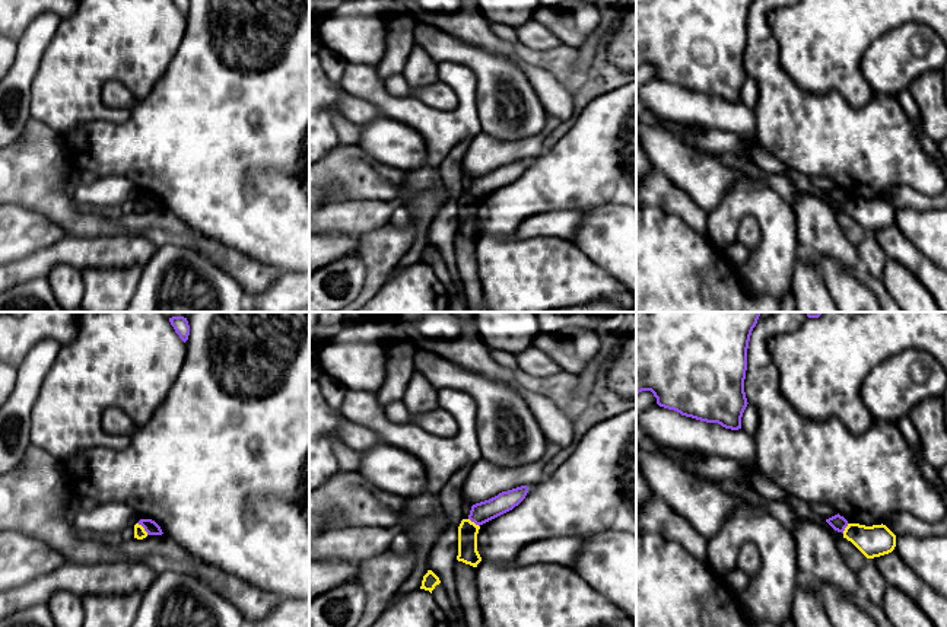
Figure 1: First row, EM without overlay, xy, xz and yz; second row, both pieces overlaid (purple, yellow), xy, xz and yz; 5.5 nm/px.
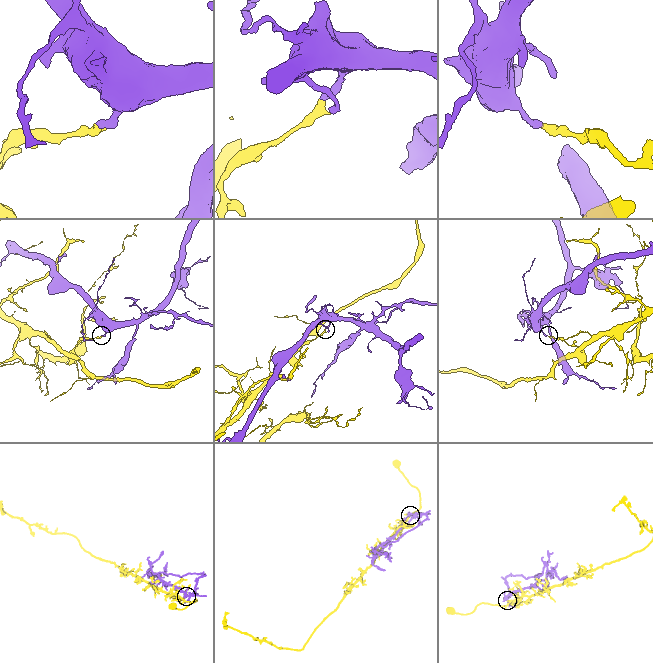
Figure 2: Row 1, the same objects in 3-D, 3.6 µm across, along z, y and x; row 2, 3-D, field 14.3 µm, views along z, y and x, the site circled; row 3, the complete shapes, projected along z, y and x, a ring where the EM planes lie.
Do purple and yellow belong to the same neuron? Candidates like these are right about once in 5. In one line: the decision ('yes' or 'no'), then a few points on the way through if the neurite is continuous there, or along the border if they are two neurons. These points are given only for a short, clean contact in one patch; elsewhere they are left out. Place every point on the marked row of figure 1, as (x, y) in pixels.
no; border xy (137, 522), (148, 534)

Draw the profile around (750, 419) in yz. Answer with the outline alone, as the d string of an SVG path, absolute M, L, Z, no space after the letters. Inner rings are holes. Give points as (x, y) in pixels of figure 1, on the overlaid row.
M747 404L743 417L741 417L741 429L749 433L750 436L754 436L756 430L759 427L759 414L754 405Z

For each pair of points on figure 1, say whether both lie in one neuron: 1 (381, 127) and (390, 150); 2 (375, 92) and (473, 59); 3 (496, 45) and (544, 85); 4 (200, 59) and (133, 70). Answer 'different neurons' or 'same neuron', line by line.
1: same neuron
2: different neurons
3: same neuron
4: different neurons

